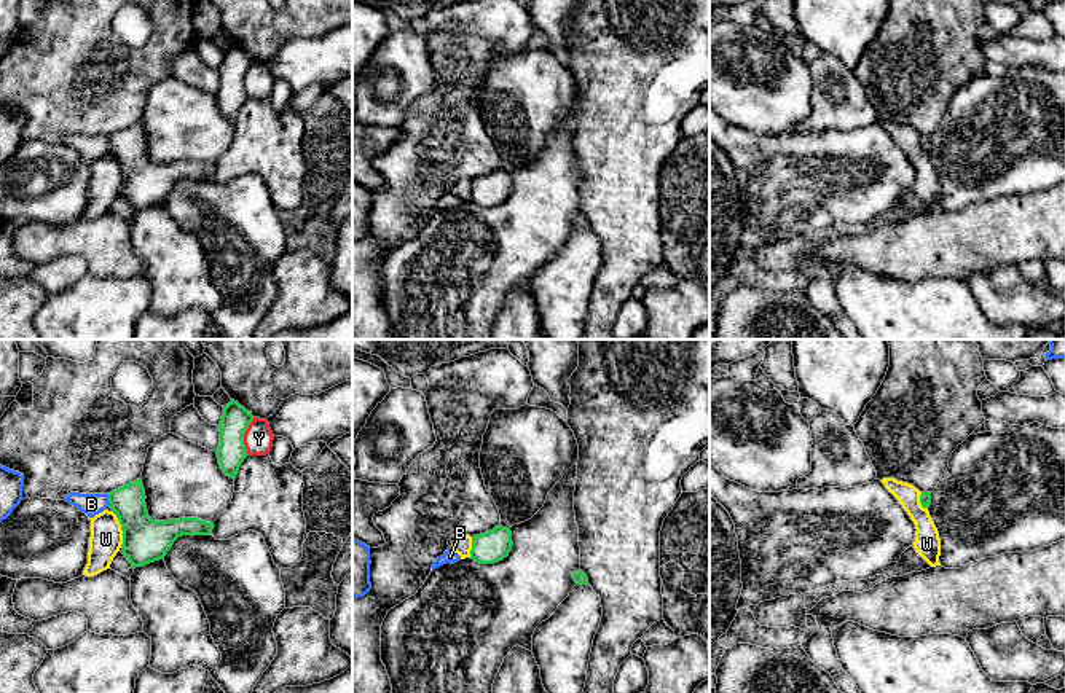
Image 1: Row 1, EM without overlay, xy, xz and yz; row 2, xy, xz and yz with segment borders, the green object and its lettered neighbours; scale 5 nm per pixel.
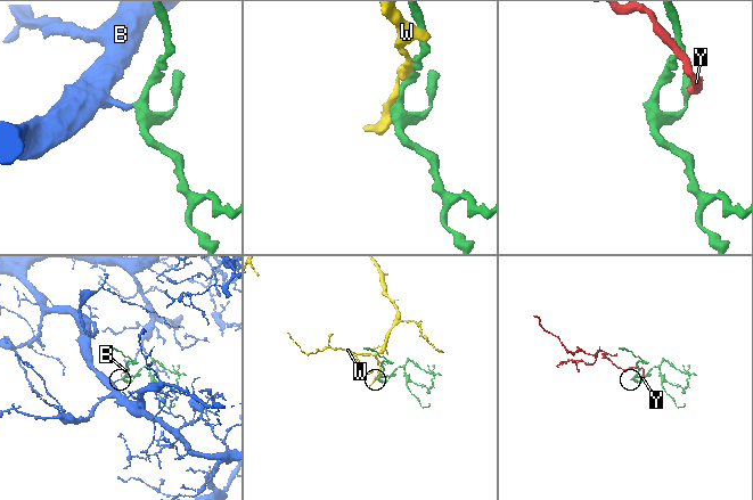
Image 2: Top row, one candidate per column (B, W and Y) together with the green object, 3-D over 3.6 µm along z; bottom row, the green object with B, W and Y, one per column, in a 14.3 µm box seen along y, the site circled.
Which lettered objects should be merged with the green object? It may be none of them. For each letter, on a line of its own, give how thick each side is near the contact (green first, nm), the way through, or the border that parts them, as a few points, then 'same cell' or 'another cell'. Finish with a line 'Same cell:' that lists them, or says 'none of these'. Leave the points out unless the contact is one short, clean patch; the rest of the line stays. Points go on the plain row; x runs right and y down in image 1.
B: 200 nm thick on the green side, 110 nm on the other; runs through xy (142, 179), (136, 166), (109, 142), (91, 147); same cell
W: 220 nm thick on the green side, 160 nm on the other; another cell
Y: 150 nm thick on the green side, 140 nm on the other; another cell
Same cell: B

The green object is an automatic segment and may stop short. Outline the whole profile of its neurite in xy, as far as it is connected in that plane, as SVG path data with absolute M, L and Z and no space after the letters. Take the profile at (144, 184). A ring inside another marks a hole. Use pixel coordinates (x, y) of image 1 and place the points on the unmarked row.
M136 123L110 137L70 135L64 143L89 161L108 150L116 156L123 174L123 198L132 210L164 202L174 185L182 178L210 178L214 166L198 161L153 164L145 148L142 123Z

